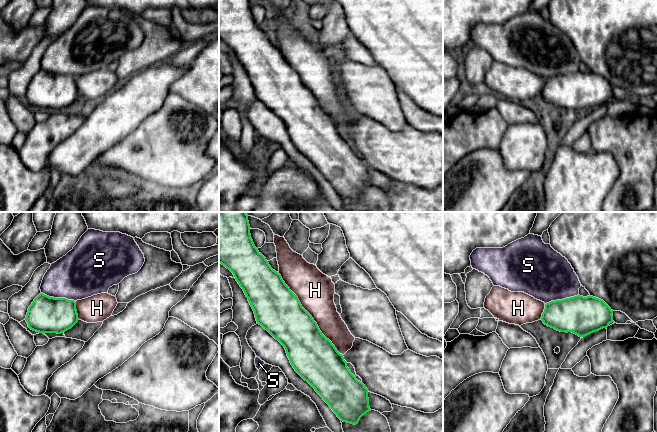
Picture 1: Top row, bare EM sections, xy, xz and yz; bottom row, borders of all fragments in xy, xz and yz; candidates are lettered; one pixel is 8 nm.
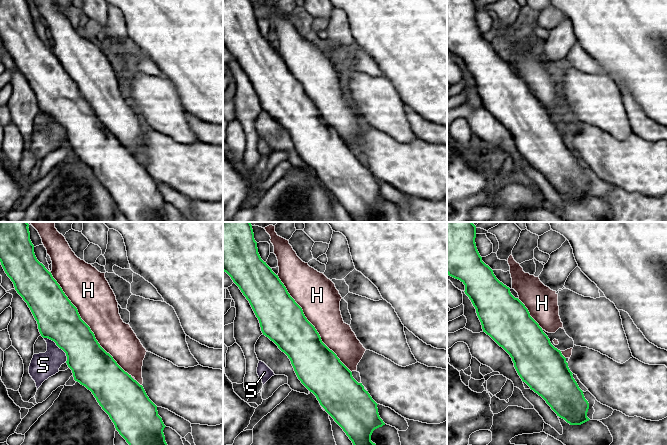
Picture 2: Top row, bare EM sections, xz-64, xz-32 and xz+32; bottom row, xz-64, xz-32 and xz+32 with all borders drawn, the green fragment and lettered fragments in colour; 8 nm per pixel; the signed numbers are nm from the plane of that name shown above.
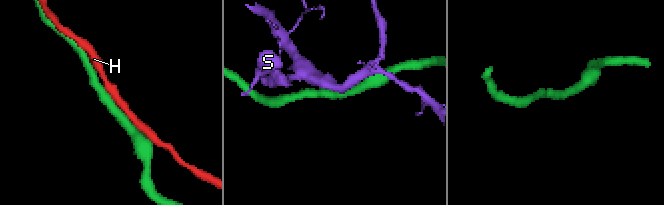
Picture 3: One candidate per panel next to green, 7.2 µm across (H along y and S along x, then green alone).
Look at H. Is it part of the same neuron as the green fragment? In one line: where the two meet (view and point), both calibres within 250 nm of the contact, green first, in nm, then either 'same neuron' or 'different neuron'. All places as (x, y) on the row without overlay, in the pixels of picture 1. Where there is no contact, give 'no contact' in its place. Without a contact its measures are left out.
meets green in xz at (309, 90); 360 nm thick on the green side, 300 nm on the other; same neuron

